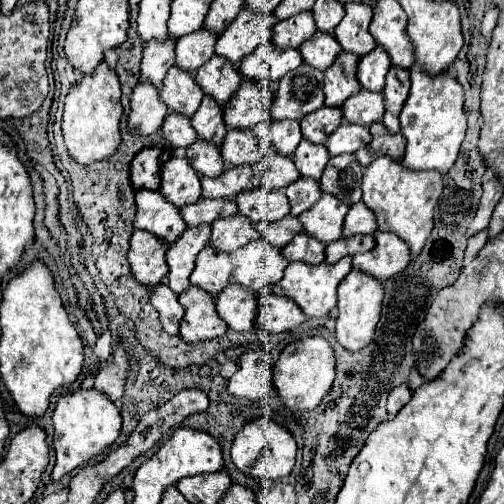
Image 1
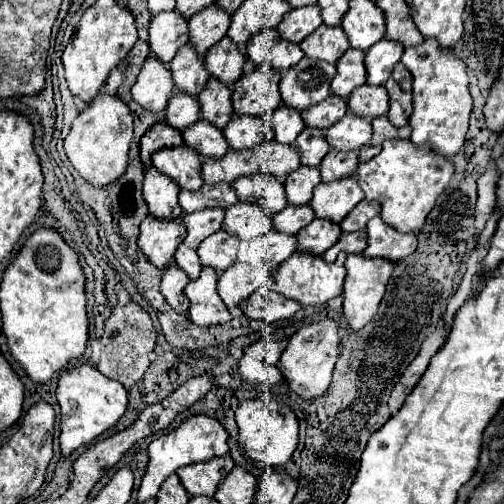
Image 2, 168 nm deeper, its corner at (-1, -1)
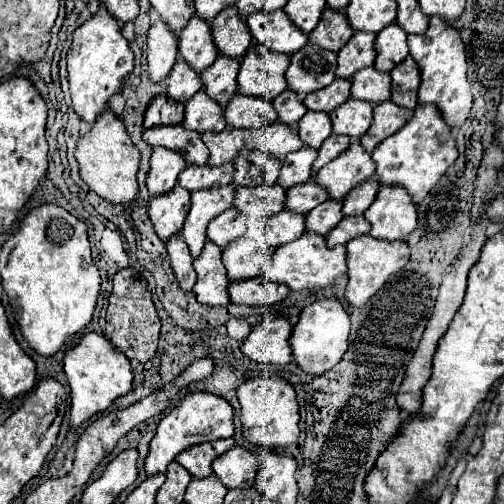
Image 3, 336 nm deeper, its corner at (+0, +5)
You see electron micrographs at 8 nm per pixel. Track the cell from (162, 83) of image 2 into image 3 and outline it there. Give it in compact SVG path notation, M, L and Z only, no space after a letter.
M157 19L147 31L147 63L151 79L155 83L169 75L171 67L177 61L177 53L179 53L177 37L163 19Z

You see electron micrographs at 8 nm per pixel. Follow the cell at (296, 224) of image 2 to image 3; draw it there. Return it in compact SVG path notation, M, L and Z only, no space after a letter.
M313 179L301 185L295 185L287 191L287 201L285 207L289 207L289 211L307 215L311 209L315 209L317 205L321 205L325 199L329 199L329 193L315 183Z

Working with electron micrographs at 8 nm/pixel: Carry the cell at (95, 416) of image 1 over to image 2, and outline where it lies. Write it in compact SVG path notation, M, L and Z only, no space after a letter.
M92 363L78 365L76 369L64 371L58 381L56 397L60 403L60 451L62 457L70 457L74 449L88 445L102 433L106 433L124 415L128 405L126 389L112 379L106 379Z

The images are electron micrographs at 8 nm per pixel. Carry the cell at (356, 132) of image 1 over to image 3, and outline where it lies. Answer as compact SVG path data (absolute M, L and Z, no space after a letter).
M349 97L343 105L331 111L329 117L333 121L335 135L347 135L353 141L357 141L373 121L373 105L367 101Z

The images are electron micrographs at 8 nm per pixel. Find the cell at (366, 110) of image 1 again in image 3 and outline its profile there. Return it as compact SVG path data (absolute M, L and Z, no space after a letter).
M365 67L351 77L351 97L379 105L391 97L391 75Z

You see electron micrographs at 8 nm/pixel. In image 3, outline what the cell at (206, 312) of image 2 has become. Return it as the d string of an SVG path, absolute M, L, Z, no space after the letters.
M205 241L205 247L193 261L193 267L197 271L197 283L193 287L197 301L205 305L229 305L229 277L221 263L221 249L213 241Z

